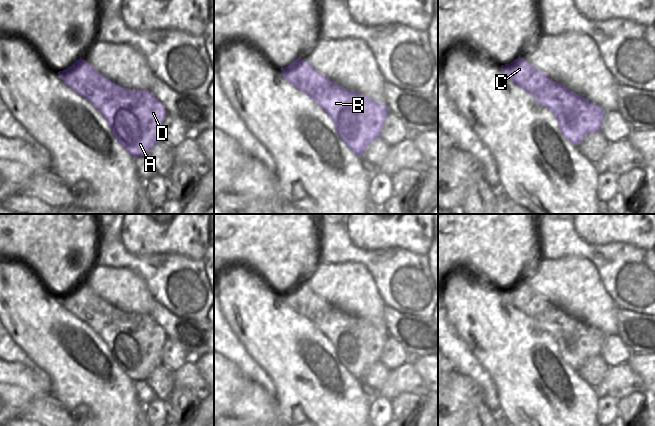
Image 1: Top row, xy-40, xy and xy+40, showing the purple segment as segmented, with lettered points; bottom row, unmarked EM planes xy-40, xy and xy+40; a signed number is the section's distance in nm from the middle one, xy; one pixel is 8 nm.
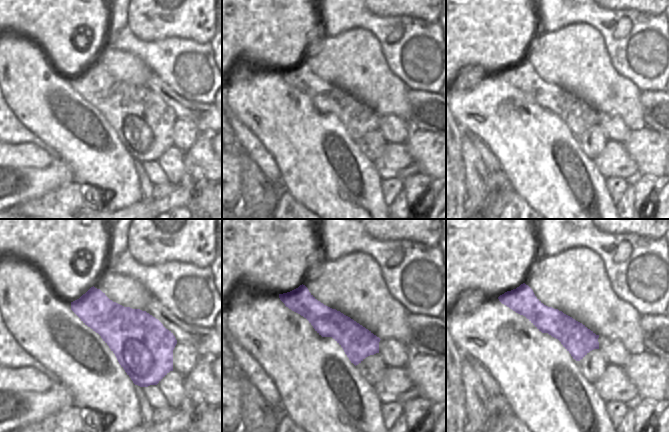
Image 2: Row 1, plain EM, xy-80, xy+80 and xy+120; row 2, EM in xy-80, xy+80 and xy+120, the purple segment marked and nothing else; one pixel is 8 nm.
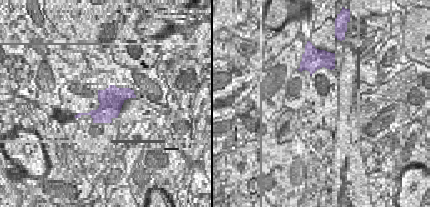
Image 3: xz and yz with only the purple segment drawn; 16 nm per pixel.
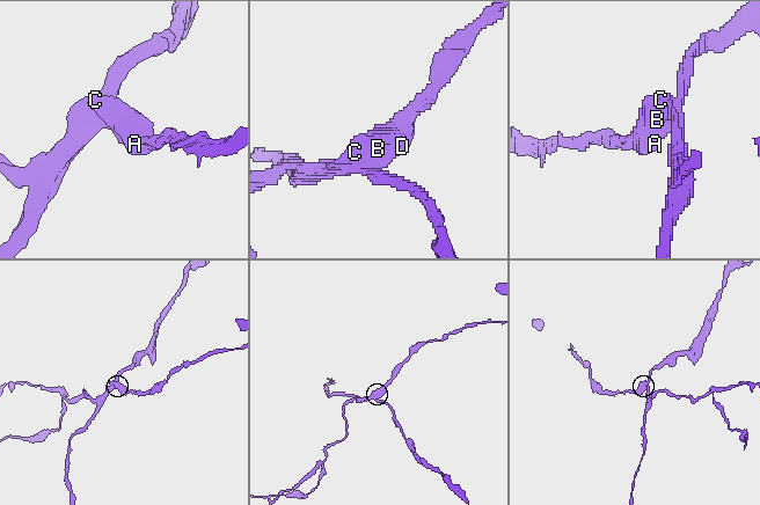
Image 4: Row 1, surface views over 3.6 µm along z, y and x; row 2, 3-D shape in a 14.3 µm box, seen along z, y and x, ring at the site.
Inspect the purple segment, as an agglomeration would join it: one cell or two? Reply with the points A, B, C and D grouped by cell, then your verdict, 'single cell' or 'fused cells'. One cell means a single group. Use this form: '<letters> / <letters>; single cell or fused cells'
A B D / C; fused cells

